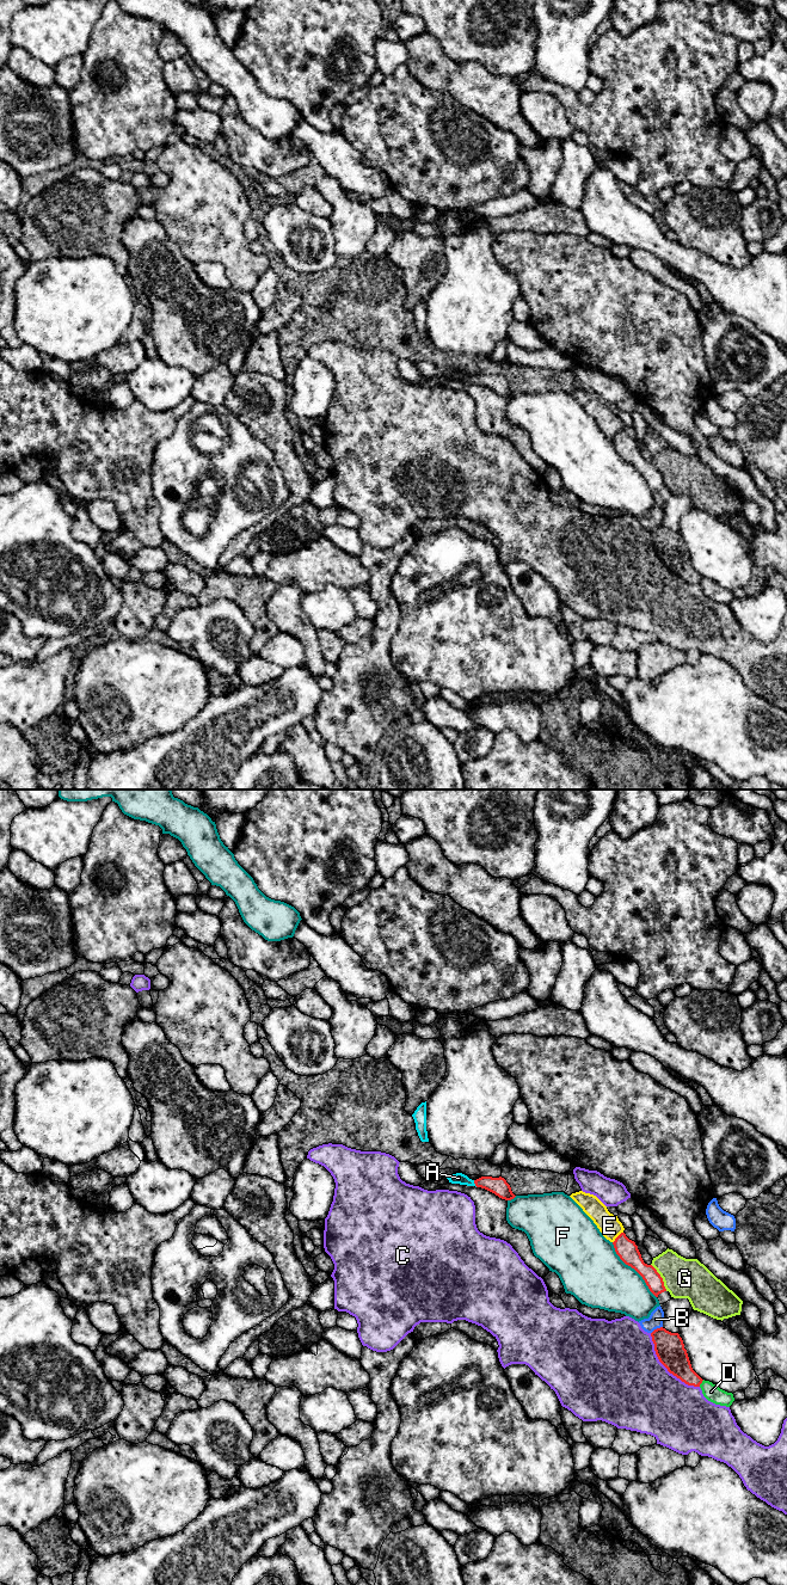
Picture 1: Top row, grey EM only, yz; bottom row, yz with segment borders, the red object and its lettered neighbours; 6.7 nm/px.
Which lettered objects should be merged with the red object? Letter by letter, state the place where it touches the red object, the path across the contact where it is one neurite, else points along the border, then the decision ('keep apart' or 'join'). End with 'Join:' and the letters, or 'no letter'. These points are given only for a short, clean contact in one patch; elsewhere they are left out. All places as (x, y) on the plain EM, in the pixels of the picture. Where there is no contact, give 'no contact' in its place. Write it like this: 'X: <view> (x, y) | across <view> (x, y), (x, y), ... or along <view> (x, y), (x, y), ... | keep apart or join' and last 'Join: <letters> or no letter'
A: yz (474, 380) | across yz (498, 384), (489, 380), (474, 380), (459, 375) | join
B: yz (657, 526) | keep apart
C: yz (665, 564) | keep apart
D: yz (701, 579) | along yz (704, 577), (699, 583) | keep apart
E: yz (616, 435) | keep apart
F: yz (633, 465) | keep apart
G: yz (661, 474) | keep apart
Join: A

